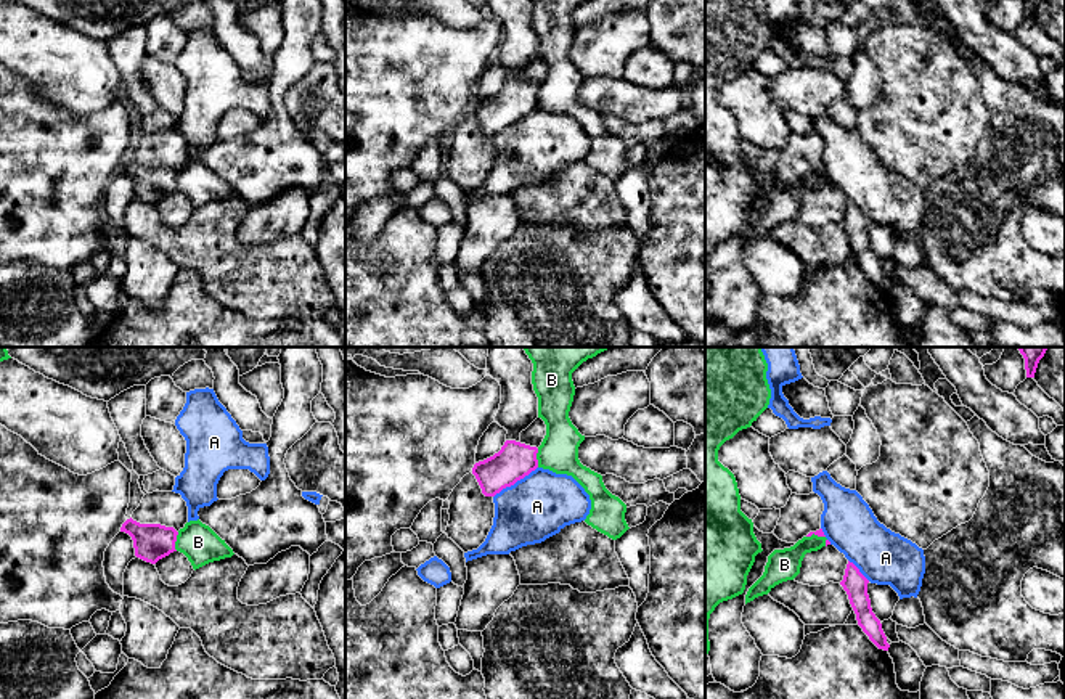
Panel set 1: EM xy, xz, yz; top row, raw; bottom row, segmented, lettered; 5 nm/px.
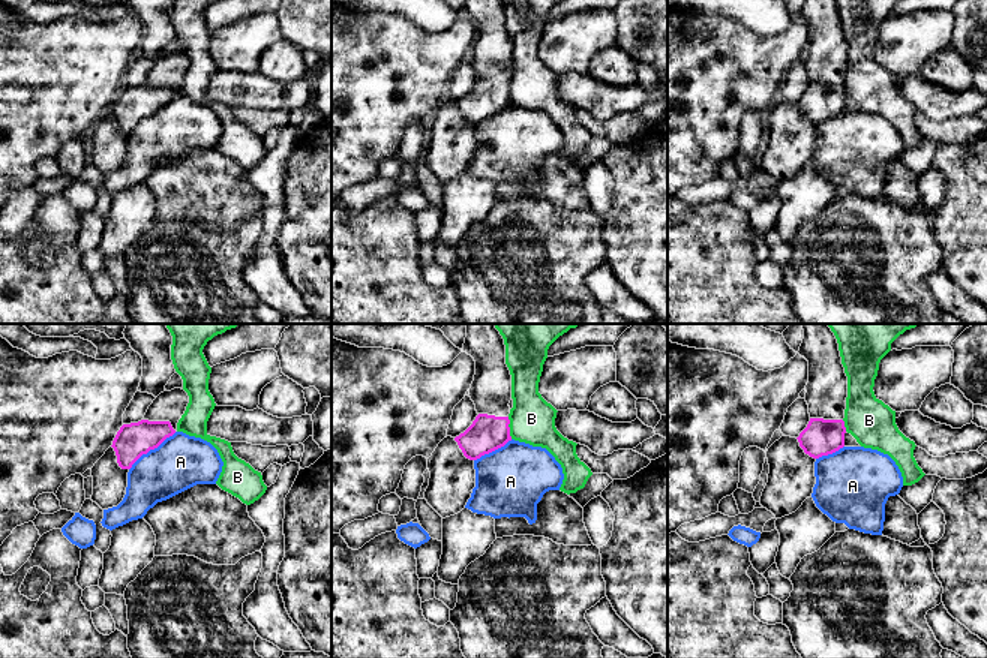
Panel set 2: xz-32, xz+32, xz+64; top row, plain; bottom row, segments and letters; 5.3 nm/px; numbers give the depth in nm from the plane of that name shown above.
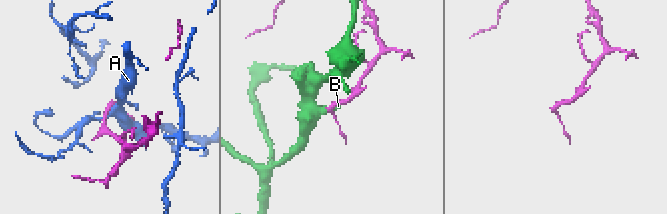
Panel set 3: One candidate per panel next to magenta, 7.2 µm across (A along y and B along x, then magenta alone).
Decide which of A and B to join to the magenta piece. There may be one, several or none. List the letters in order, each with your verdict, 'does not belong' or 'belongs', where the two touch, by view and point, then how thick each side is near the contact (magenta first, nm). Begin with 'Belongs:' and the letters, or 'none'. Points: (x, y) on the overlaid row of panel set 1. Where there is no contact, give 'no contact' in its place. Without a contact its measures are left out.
Belongs: none
A: does not belong | xz (514, 482) | 180/320 nm
B: does not belong | xy (175, 540) | 190/190 nm

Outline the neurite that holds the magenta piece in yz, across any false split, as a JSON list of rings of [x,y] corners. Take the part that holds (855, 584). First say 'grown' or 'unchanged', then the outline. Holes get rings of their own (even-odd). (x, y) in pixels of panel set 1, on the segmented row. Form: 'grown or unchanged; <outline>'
unchanged; [[[848,561],[840,585],[848,595],[850,604],[856,614],[858,625],[879,649],[888,651],[890,644],[887,643],[882,623],[871,607],[867,583],[869,580],[859,572],[859,569],[853,562]]]

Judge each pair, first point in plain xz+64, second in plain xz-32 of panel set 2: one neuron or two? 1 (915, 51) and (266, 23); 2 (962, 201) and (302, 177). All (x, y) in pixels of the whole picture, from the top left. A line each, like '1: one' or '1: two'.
1: one
2: one

